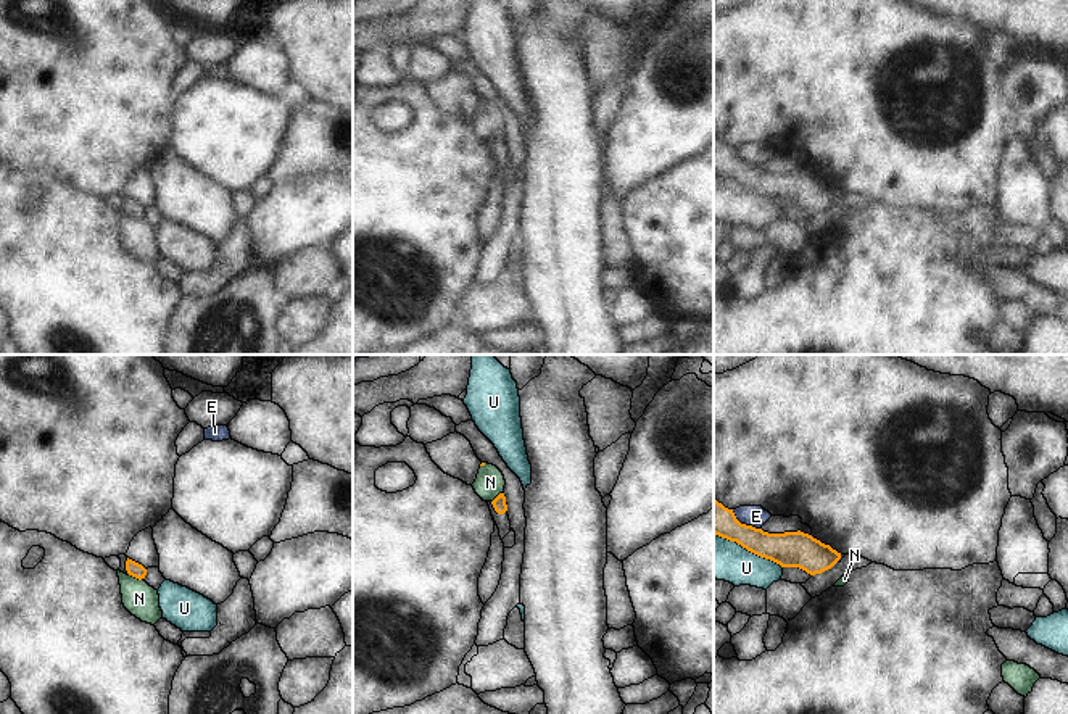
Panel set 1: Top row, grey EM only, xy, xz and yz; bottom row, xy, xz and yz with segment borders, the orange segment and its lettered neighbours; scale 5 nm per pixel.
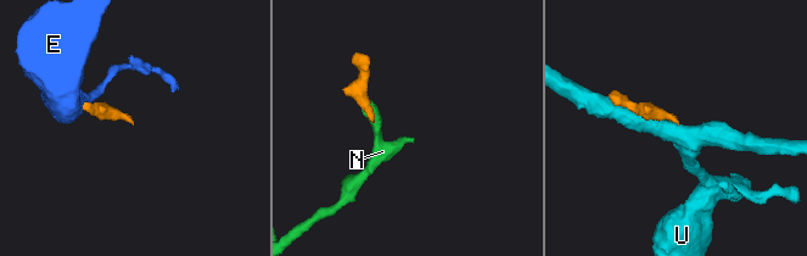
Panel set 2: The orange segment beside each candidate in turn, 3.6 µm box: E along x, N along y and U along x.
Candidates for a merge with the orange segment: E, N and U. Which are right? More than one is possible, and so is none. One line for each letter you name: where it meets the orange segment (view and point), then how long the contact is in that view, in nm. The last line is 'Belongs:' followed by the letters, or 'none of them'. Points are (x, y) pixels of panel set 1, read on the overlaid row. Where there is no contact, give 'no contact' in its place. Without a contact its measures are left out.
Belongs: none of them

